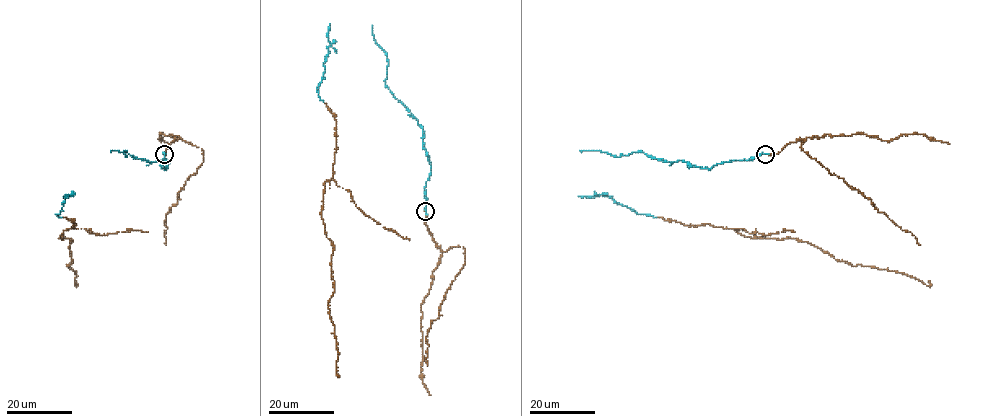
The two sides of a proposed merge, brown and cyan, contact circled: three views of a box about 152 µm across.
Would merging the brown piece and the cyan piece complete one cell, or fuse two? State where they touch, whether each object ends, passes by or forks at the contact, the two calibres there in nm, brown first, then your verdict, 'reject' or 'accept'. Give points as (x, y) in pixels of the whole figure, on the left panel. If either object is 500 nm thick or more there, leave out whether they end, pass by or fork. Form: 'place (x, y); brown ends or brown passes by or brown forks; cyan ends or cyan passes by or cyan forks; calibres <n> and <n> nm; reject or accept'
place (164, 154); brown ends; cyan ends; calibres 140 and 320 nm; accept

